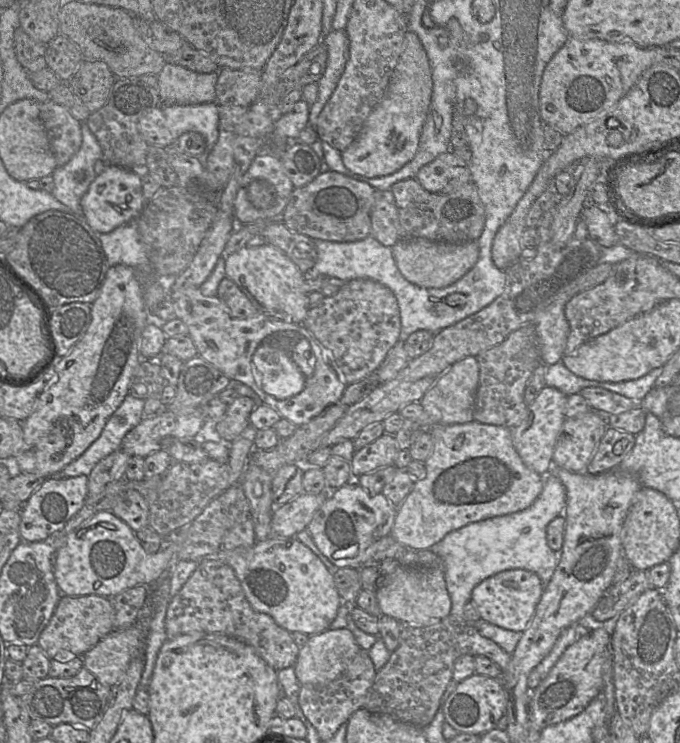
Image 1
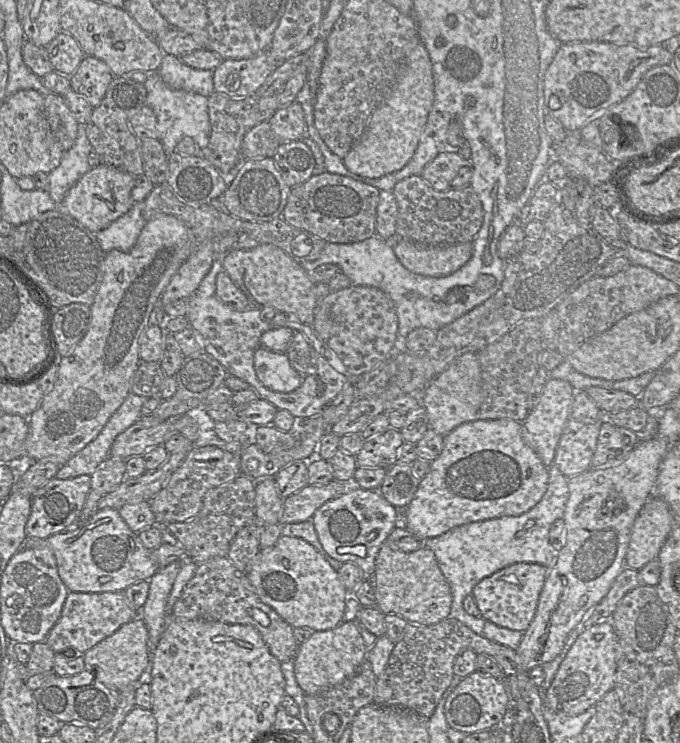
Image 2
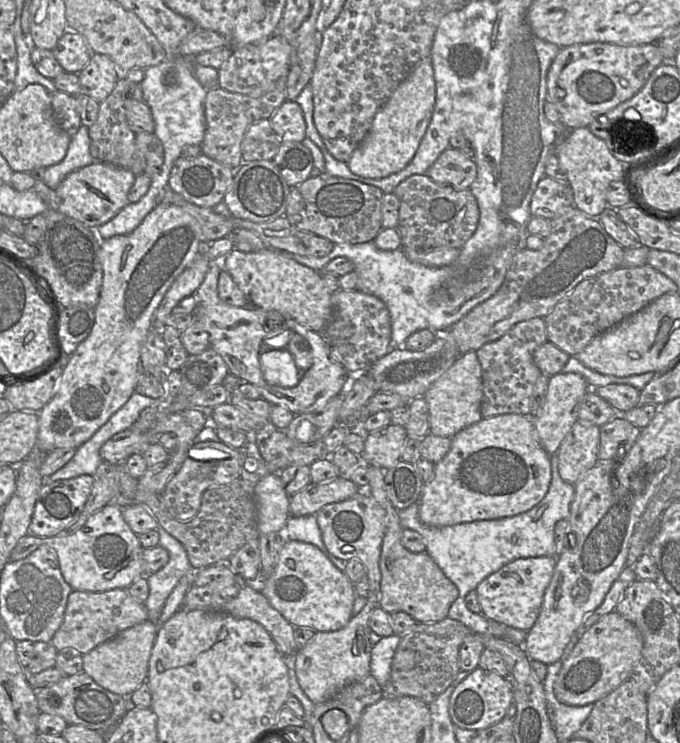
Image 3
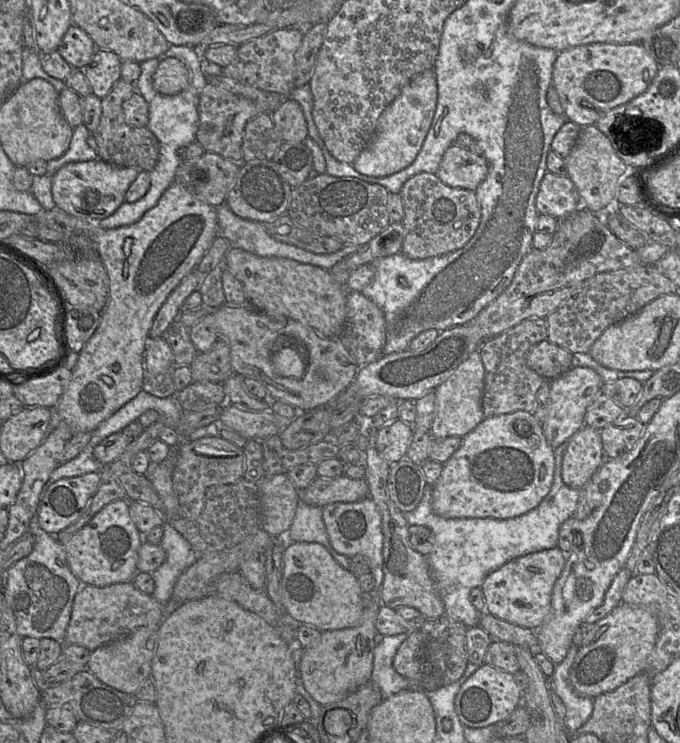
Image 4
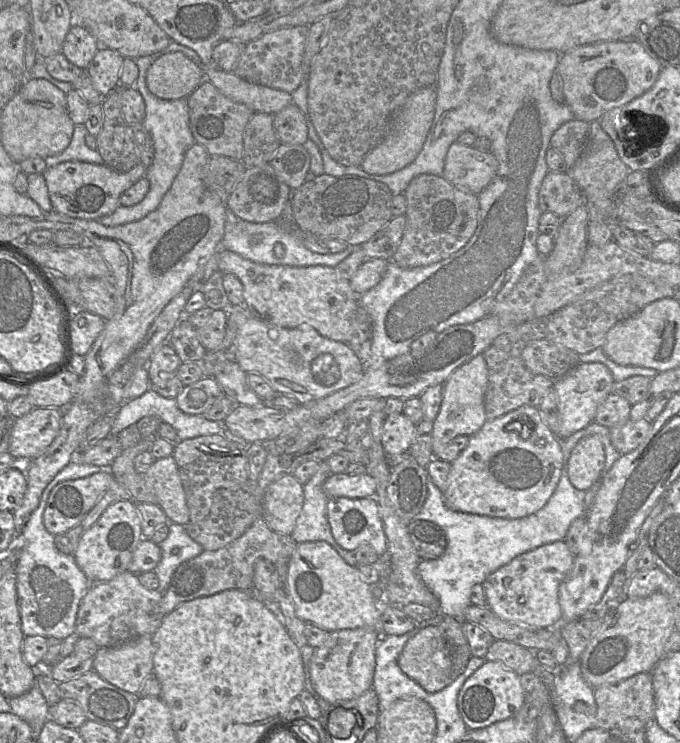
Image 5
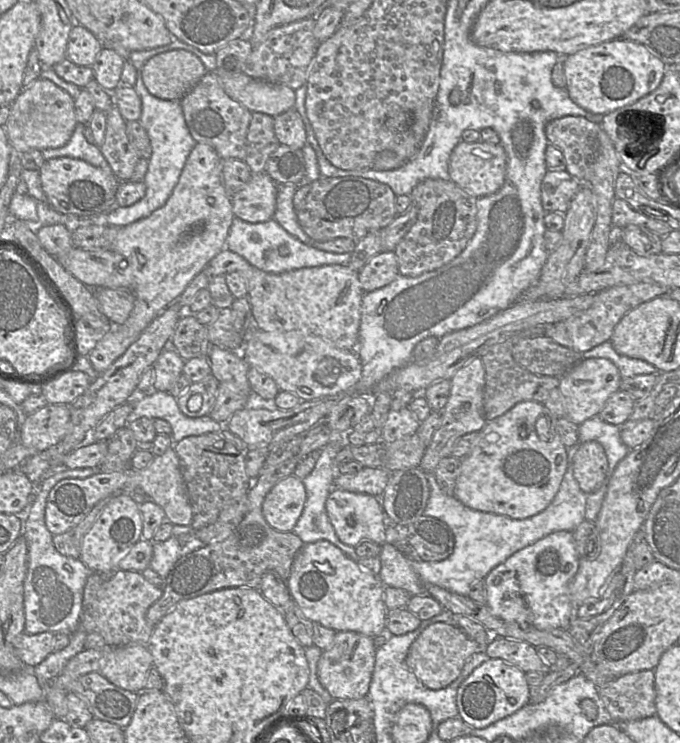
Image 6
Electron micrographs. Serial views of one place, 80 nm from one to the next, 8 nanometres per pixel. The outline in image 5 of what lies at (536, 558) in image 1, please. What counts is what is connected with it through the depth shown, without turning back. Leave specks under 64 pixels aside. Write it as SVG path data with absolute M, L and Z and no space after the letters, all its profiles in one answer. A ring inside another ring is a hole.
M593 421L568 438L561 439L563 466L559 482L547 503L540 510L522 518L490 517L452 510L445 505L443 492L427 474L427 498L421 511L413 520L427 520L440 526L445 532L447 547L441 557L421 560L417 571L425 586L439 600L441 615L465 621L464 613L471 605L471 591L476 584L482 584L491 573L508 564L518 555L542 545L563 540L571 523L586 514L586 491L578 490L571 484L567 474L567 462L574 445L581 438L591 435L597 436L604 447L603 475L609 471L621 454L610 441L610 429Z

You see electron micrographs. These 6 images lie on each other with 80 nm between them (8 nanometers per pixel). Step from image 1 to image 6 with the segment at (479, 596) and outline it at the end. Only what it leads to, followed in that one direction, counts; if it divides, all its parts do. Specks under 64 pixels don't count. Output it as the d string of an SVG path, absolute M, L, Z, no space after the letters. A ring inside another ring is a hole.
M558 531L517 551L485 577L486 605L493 615L526 623L537 629L567 629L576 607L569 597L569 584L579 568L570 531Z

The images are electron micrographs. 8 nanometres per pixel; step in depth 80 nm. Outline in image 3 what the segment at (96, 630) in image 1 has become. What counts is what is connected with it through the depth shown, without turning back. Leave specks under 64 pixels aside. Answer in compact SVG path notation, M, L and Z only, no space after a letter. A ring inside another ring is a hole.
M128 588L105 592L72 591L68 597L63 622L50 643L59 652L75 649L83 656L122 631L147 620L145 604L135 600L129 594Z

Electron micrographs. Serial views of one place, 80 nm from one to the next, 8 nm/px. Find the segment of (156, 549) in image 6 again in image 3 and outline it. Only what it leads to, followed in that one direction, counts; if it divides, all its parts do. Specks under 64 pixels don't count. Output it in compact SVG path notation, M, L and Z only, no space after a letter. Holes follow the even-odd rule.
M159 527L159 546L169 553L168 563L147 577L149 596L145 602L148 620L158 623L162 609L180 579L193 568L183 545L163 528Z

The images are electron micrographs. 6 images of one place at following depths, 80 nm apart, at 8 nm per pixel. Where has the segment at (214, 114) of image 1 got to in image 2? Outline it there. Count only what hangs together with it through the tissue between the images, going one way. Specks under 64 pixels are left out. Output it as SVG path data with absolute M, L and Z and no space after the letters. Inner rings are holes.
M158 71L146 72L148 74L144 86L147 90L146 105L149 106L158 122L158 140L162 143L164 151L169 156L175 152L177 144L185 137L191 137L200 150L209 142L211 126L208 114L208 98L206 96L177 90L166 85Z

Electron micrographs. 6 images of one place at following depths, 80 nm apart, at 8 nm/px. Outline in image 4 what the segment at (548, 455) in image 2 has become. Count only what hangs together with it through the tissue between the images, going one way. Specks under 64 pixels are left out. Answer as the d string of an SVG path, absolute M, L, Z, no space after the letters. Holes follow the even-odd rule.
M571 367L564 374L549 381L548 414L541 425L548 444L555 449L585 425L586 410L595 398L601 394L604 382L593 369L588 367Z

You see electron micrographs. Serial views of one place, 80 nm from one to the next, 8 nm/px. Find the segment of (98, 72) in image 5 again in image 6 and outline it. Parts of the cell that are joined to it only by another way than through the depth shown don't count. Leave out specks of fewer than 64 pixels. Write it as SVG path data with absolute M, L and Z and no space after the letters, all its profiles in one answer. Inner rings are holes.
M102 48L91 66L94 79L111 93L121 85L121 74L125 59L115 50Z

